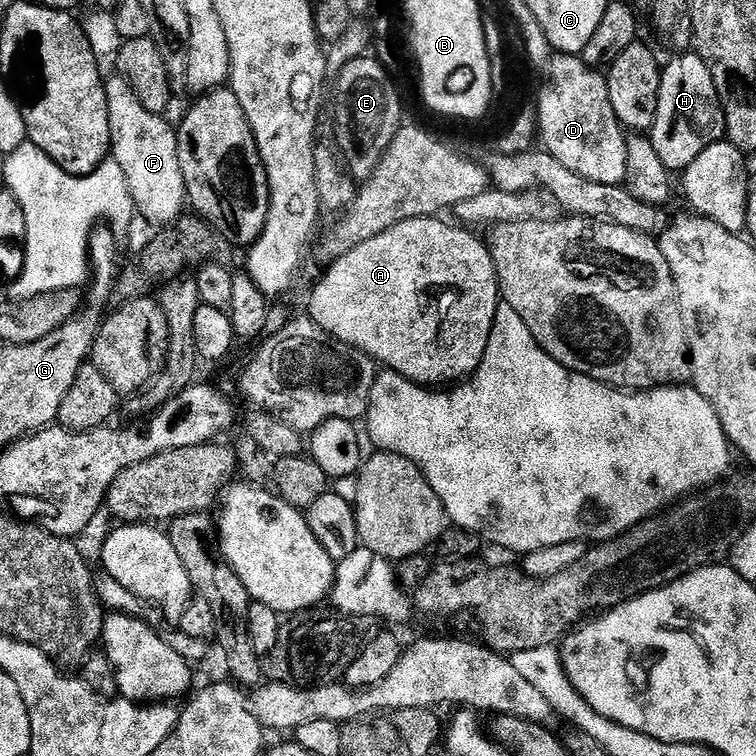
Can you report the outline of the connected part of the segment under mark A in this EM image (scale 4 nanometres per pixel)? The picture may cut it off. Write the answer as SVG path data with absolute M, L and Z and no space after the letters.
M431 216L410 218L406 222L398 222L398 226L390 226L390 230L378 234L378 238L370 238L361 244L353 244L350 251L335 257L336 261L329 266L328 273L317 282L316 289L313 290L312 297L308 300L307 315L318 327L326 330L326 334L330 334L335 340L342 341L343 344L362 350L367 356L371 356L373 360L383 365L387 371L397 372L398 375L405 376L413 384L421 386L452 386L471 377L472 373L478 370L478 366L486 354L486 346L490 342L496 311L502 302L500 280L496 276L491 247L485 241L483 244L472 233L475 231L464 226L457 226L455 223L447 224L446 221L440 219L444 218Z

